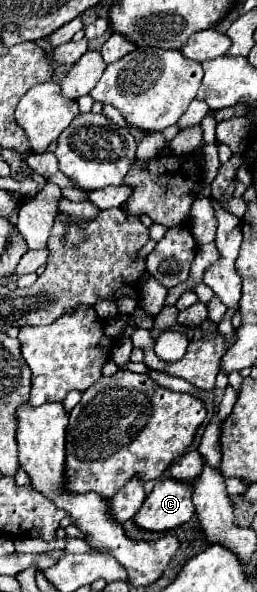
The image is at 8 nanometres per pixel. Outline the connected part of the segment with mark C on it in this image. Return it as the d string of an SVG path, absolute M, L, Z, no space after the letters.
M165 477L147 495L143 507L135 515L135 523L147 531L169 531L173 527L179 527L195 515L195 505L193 505L191 497L193 497L193 483L173 481L173 477Z

